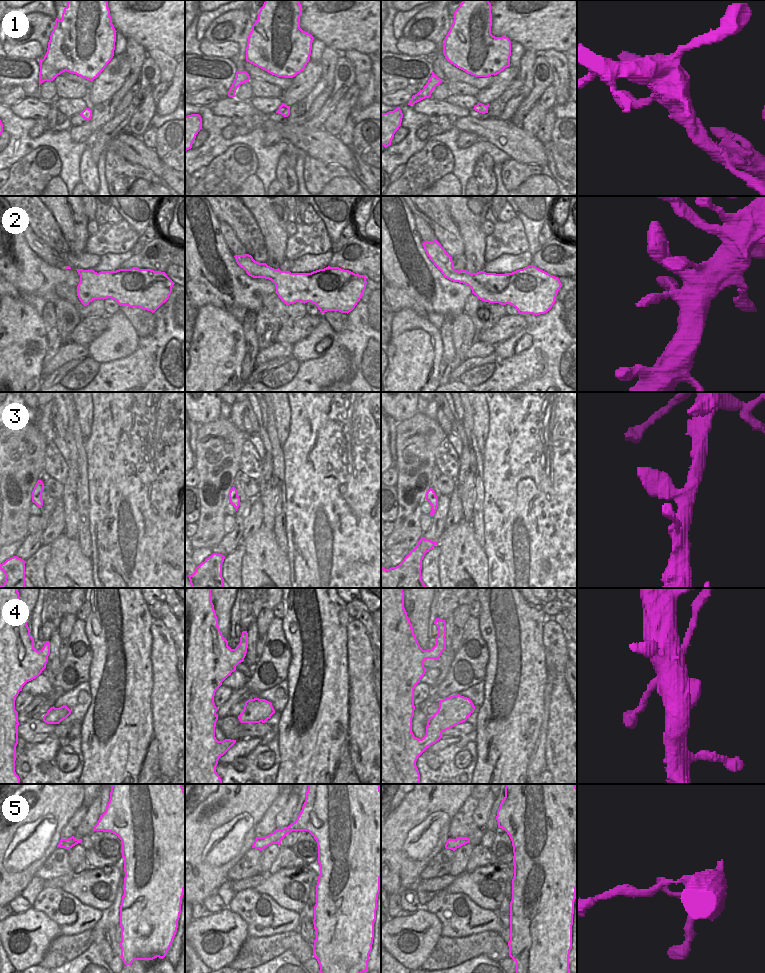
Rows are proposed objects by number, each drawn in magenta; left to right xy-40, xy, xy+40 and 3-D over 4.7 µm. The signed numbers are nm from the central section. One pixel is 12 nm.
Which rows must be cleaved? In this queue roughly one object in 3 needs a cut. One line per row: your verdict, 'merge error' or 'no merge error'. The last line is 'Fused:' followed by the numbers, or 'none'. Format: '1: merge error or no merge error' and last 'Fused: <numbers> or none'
1: no merge error
2: no merge error
3: no merge error
4: merge error
5: no merge error
Fused: 4

